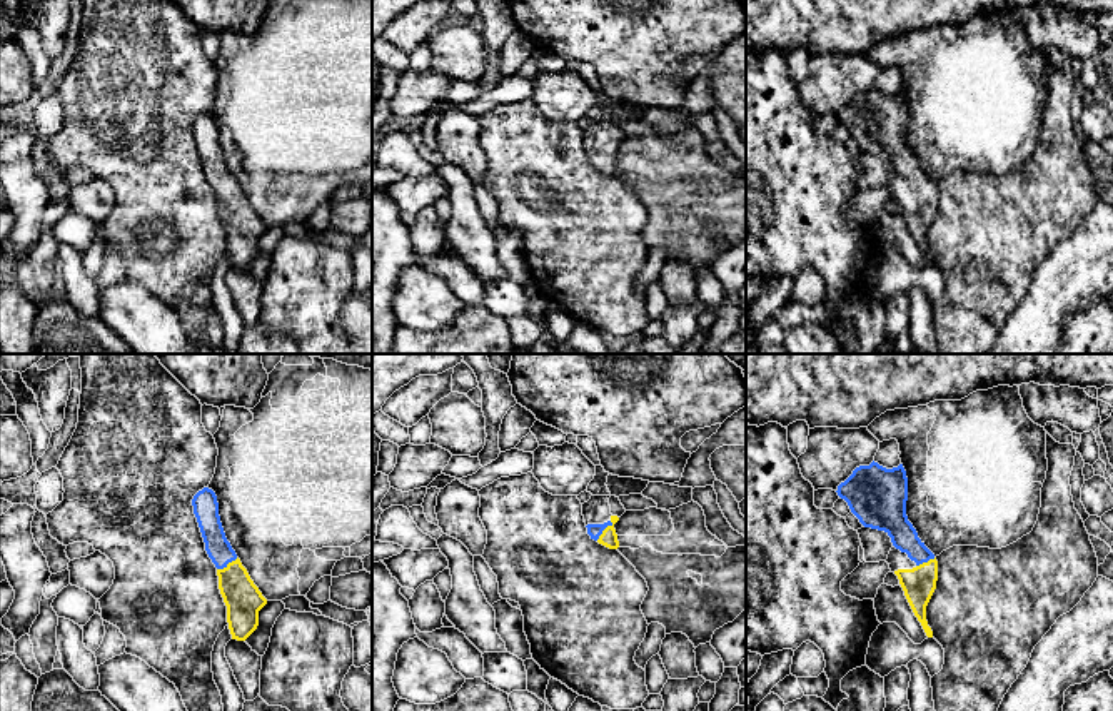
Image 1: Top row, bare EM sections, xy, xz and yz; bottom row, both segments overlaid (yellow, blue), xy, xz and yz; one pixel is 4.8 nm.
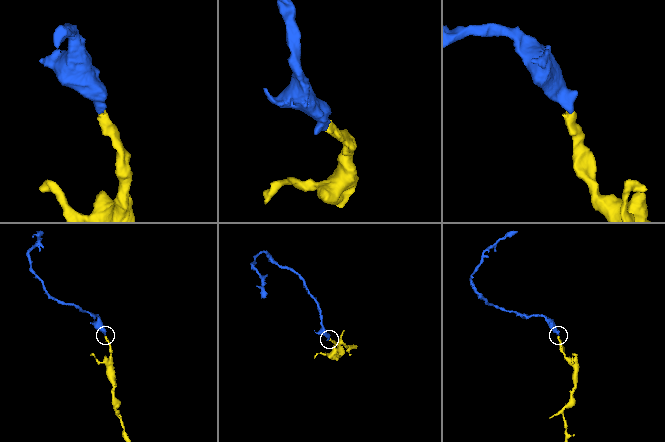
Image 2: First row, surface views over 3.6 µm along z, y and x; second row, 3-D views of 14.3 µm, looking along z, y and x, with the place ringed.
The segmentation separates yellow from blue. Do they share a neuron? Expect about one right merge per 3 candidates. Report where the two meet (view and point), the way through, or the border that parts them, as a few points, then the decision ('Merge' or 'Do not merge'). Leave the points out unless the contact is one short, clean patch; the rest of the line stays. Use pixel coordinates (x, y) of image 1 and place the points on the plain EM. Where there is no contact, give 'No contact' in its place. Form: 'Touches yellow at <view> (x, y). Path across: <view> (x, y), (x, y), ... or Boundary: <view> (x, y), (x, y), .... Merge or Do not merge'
Touches yellow at xz (603, 157). Path across: xz (608, 164), (603, 157), (594, 157). Merge

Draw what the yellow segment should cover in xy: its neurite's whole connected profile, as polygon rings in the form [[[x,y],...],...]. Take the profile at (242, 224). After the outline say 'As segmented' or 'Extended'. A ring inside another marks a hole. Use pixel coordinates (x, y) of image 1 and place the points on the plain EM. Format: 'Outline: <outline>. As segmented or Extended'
Outline: [[[204,113],[194,122],[192,132],[205,177],[217,194],[219,215],[227,232],[232,265],[245,267],[257,255],[259,237],[267,230],[267,225],[254,210],[225,164],[215,118]]]. Extended

